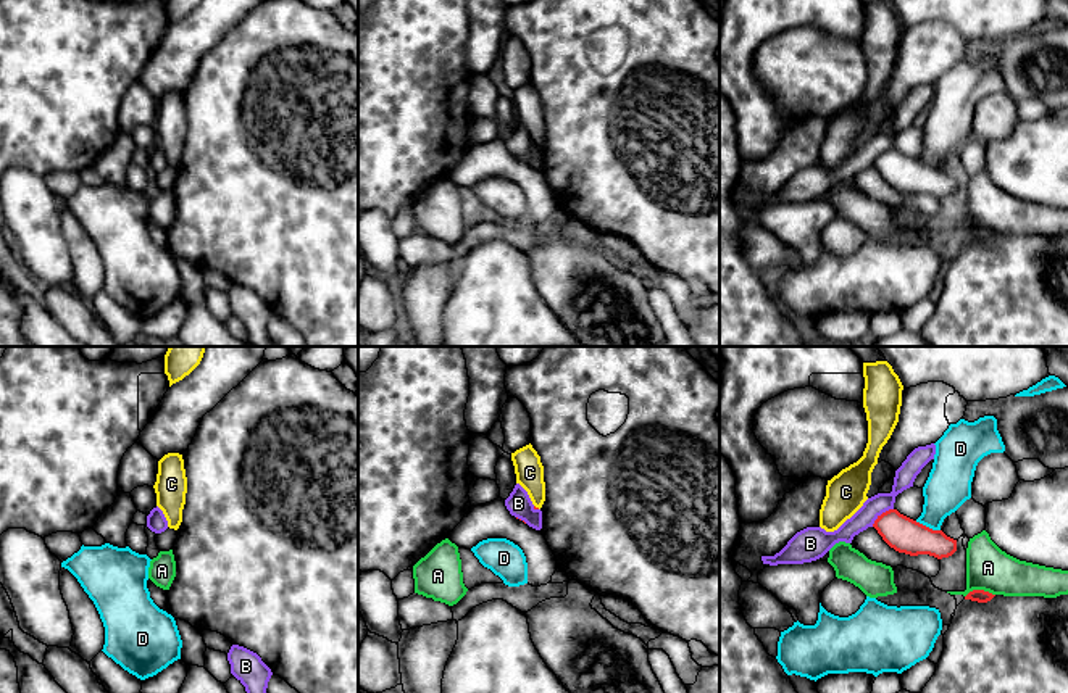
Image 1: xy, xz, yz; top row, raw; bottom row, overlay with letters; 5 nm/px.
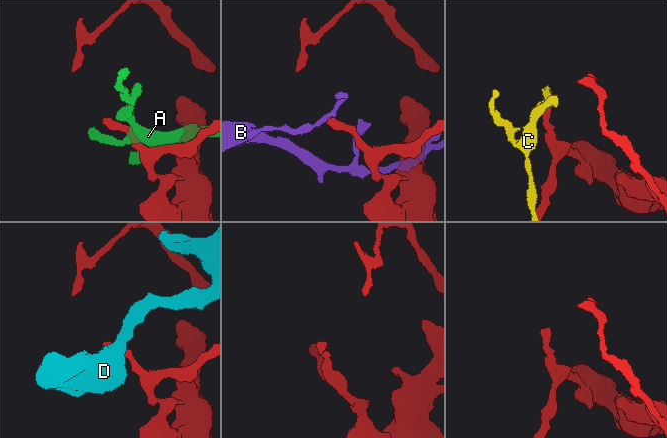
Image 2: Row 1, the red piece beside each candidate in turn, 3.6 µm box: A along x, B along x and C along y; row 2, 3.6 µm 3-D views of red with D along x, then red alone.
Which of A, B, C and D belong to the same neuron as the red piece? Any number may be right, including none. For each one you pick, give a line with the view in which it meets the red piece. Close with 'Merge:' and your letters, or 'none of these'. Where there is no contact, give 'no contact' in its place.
Merge: none of these

